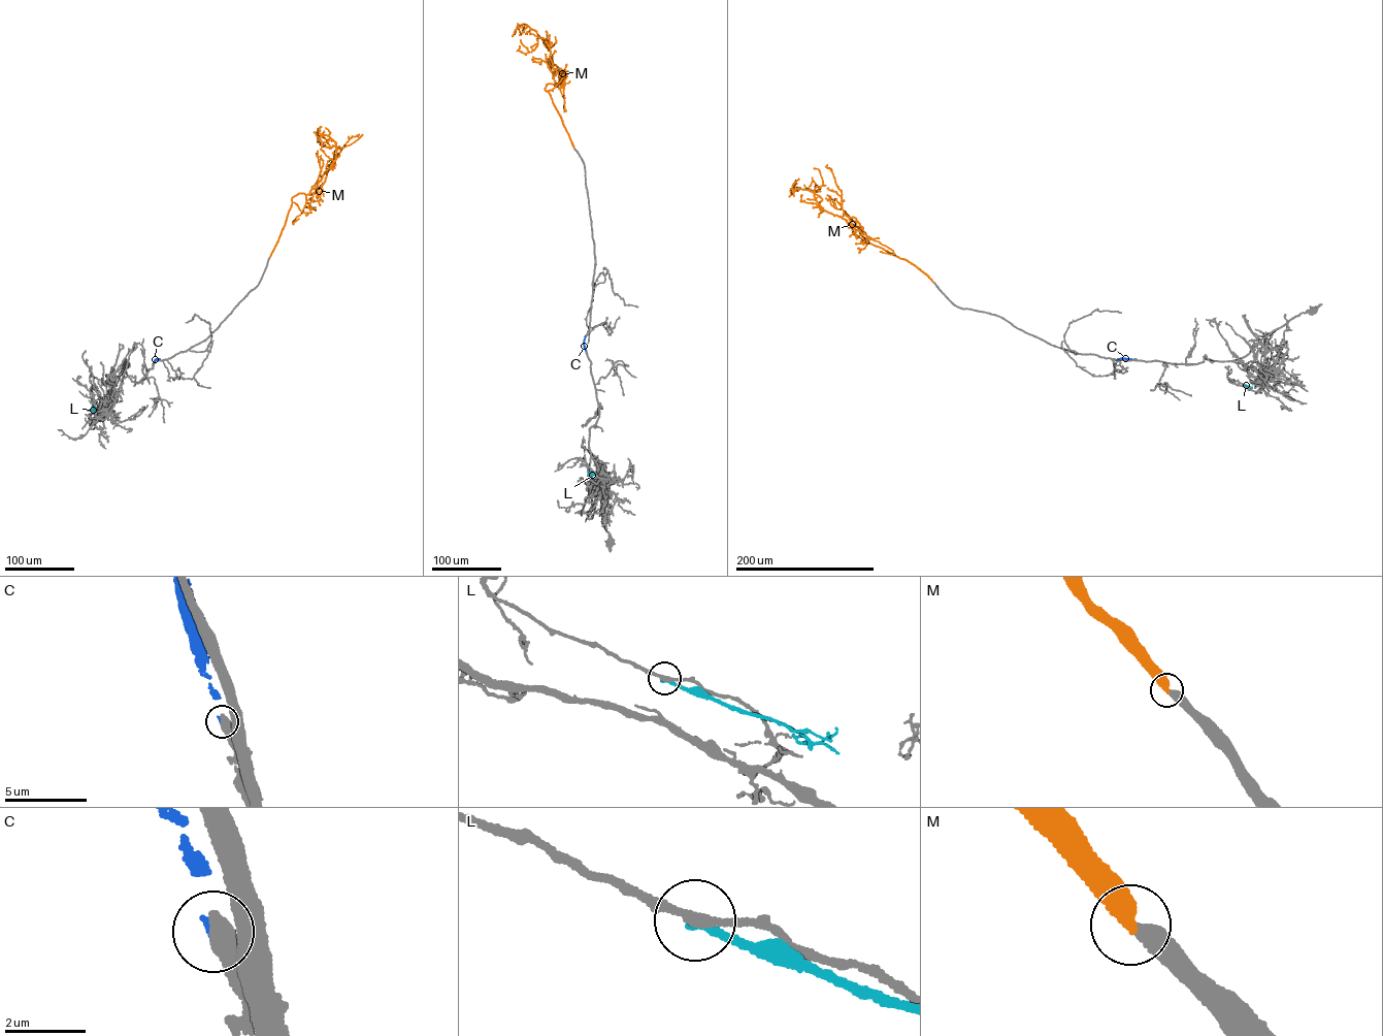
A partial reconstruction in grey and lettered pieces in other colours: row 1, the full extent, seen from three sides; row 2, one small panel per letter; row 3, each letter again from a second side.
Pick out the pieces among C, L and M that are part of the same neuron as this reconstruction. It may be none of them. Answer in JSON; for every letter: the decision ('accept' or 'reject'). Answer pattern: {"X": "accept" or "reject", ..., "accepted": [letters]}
{"C": "reject", "L": "reject", "M": "accept", "accepted": ["M"]}

